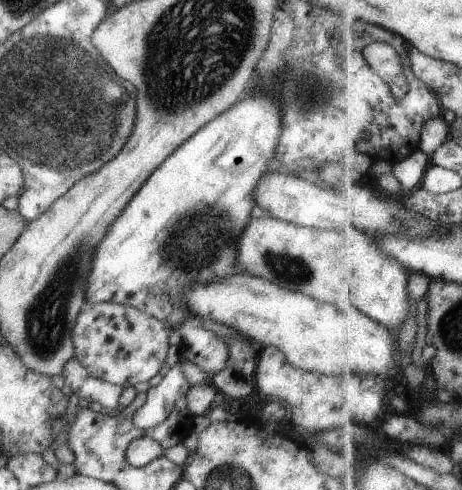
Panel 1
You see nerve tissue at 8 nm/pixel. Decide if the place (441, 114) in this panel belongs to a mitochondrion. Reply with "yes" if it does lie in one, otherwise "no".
no

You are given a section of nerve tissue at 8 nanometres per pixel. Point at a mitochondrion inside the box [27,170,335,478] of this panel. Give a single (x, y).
(204, 249)

